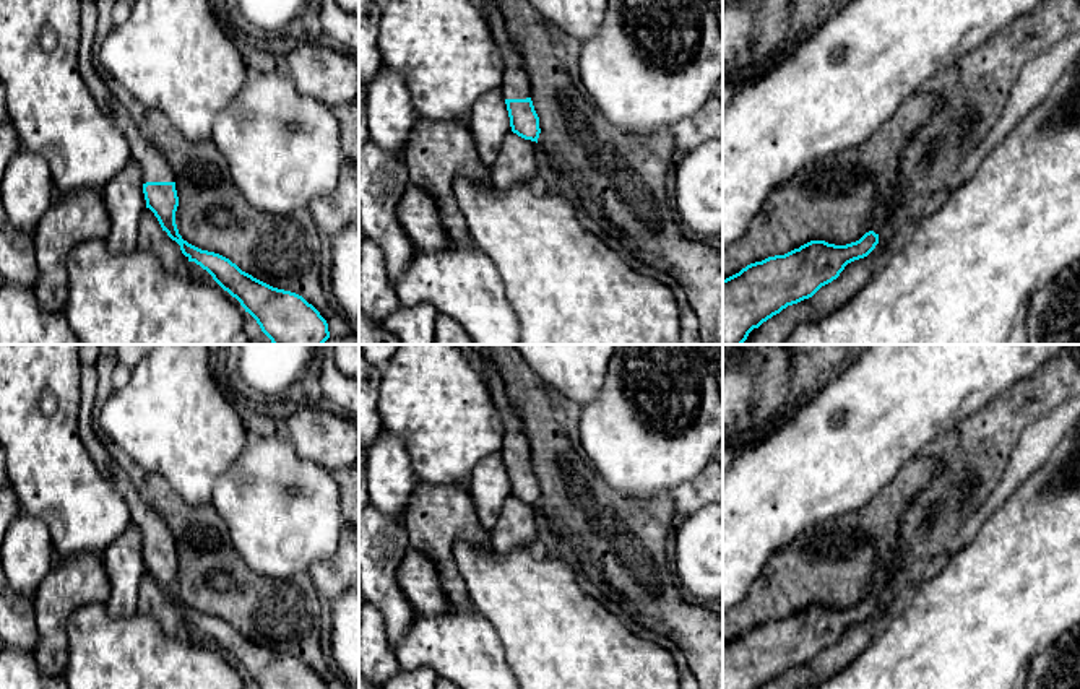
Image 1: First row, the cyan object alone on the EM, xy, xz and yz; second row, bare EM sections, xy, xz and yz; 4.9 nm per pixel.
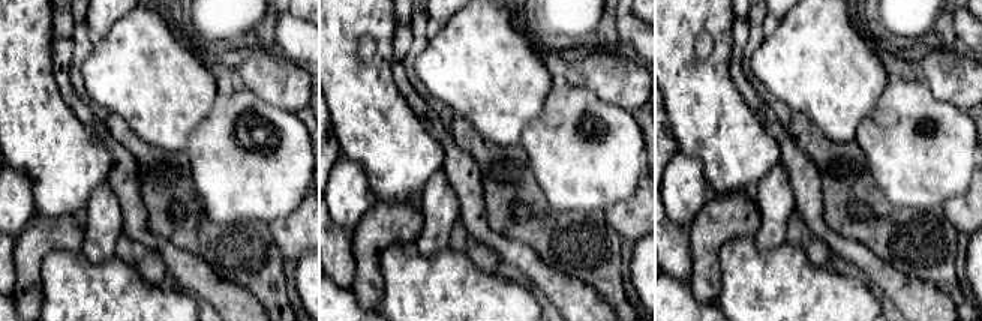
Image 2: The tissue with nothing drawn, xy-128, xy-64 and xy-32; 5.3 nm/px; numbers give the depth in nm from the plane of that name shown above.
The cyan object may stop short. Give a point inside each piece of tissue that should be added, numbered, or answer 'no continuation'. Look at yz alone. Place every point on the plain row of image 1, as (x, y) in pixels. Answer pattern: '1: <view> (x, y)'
no continuation

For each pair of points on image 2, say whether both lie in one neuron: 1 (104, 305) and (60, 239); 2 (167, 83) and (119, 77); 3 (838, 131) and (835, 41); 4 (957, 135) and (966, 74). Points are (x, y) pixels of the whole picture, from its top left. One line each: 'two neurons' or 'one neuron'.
1: two neurons
2: one neuron
3: one neuron
4: two neurons

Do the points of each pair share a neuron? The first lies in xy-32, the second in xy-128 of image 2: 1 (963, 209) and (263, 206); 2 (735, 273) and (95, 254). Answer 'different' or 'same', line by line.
1: different
2: different

